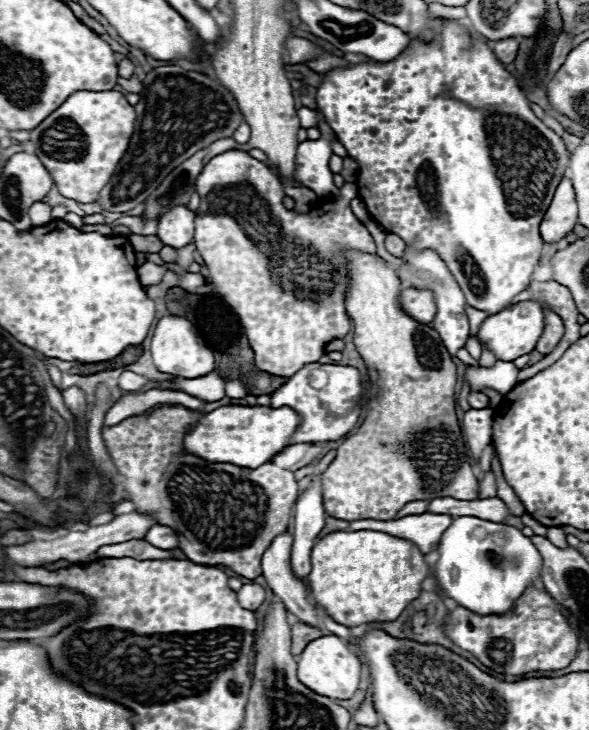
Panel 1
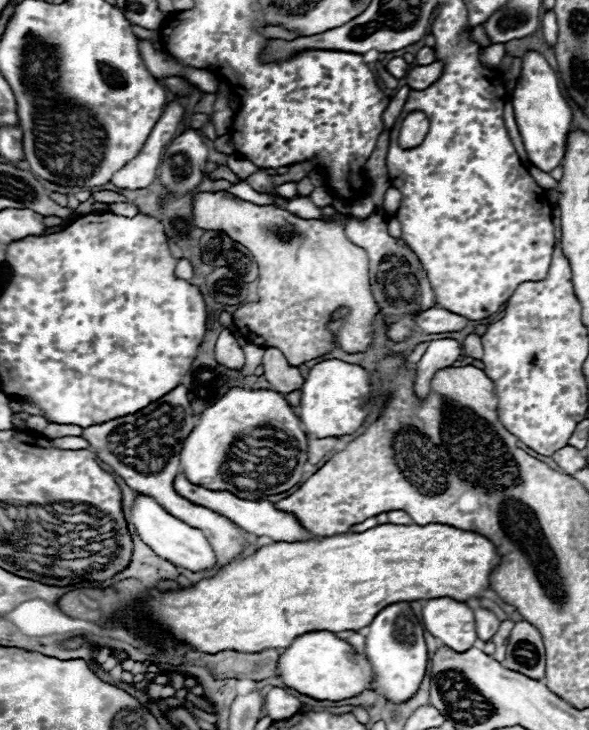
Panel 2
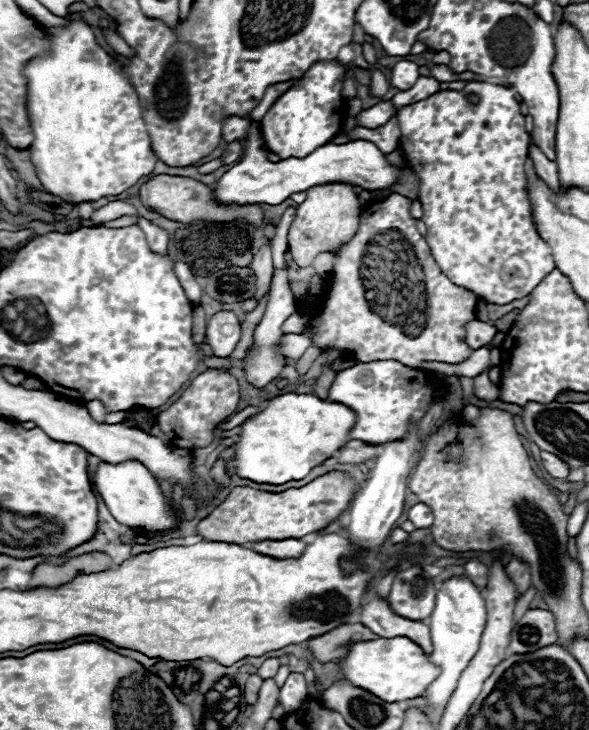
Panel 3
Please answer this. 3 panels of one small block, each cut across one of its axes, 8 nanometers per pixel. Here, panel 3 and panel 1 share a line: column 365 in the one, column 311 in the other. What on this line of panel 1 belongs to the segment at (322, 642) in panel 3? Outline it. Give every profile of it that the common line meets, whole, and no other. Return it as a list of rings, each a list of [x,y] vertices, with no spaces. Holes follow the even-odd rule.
[[[302,622],[294,624],[292,626],[292,654],[298,656],[306,648],[308,642],[312,642],[320,636],[324,636],[324,632],[314,628],[314,626],[308,626],[308,624],[302,624]]]

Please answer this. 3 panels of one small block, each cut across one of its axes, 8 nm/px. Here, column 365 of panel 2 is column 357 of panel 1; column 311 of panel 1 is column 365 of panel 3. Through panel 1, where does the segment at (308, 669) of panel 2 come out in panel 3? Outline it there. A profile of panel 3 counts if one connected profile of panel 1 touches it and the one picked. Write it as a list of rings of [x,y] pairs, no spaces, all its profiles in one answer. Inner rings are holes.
[[[404,636],[354,644],[350,648],[350,654],[342,658],[342,672],[352,684],[376,694],[384,702],[420,698],[428,690],[428,686],[440,676],[440,668],[430,662],[430,656],[424,654],[424,650],[416,642]]]

